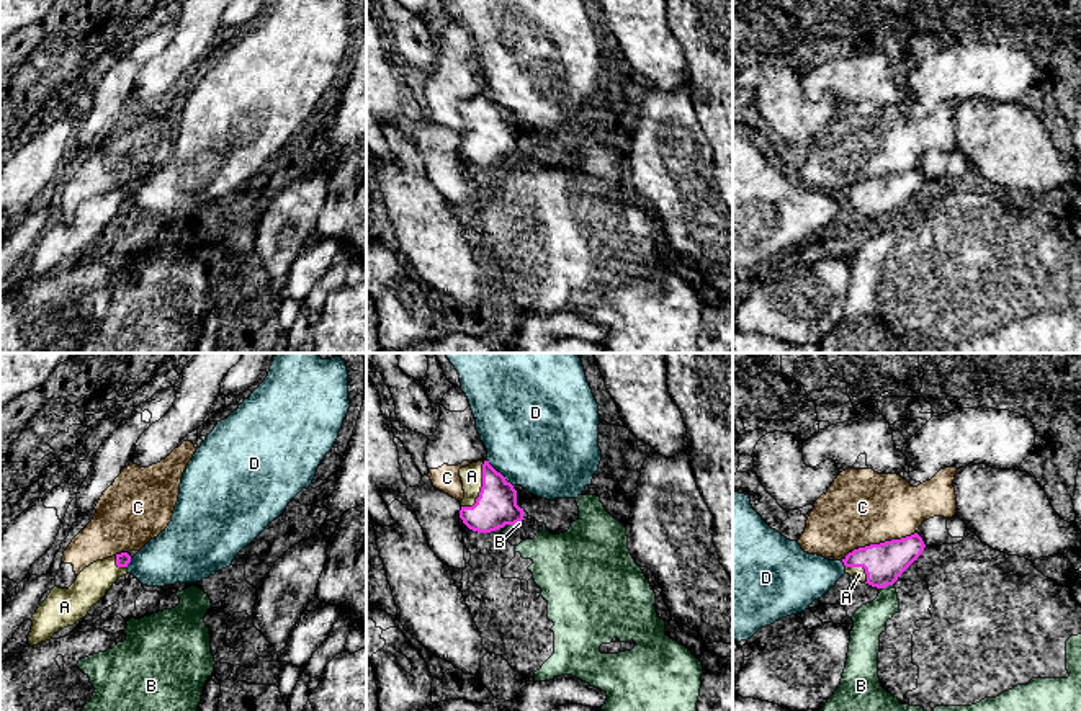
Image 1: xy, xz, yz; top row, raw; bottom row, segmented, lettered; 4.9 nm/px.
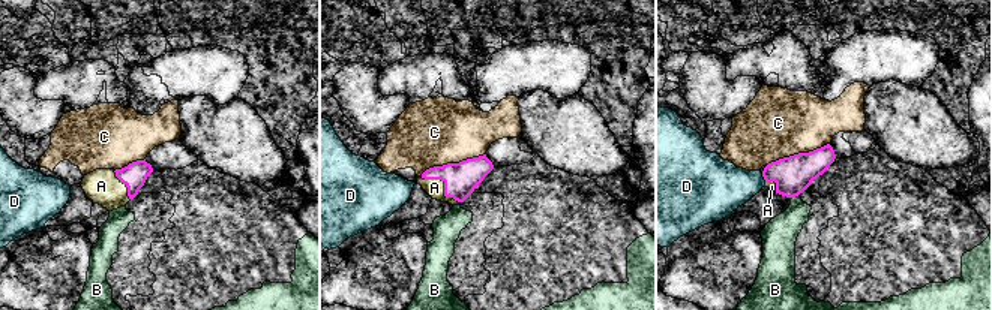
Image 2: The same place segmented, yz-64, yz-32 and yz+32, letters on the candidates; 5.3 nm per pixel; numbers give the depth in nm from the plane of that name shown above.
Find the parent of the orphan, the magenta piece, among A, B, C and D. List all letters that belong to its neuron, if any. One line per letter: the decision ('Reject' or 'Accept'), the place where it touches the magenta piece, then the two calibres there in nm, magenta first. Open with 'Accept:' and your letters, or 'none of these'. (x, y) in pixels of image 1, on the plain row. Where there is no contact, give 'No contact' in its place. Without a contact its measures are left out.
Accept: A
A: Accept. Touches magenta at xz (481, 123). Thickness 200 nm (magenta) against 110 nm
B: Reject. Touches magenta at yz (887, 219). Thickness 200 nm (magenta) against 160 nm
C: Reject. Touches magenta at yz (880, 177). Thickness 200 nm (magenta) against 380 nm
D: Reject. Touches magenta at xz (499, 107). Thickness 200 nm (magenta) against 500 nm

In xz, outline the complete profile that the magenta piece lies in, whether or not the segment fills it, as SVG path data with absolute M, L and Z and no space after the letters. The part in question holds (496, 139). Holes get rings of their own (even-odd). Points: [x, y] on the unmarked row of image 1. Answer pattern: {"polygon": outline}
{"polygon": "M478 95L460 103L464 132L460 152L478 167L491 167L523 152L517 139L517 124L489 95Z"}

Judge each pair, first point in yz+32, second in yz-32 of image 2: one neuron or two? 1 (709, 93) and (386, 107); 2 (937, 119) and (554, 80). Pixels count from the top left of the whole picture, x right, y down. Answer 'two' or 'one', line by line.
1: one
2: two

